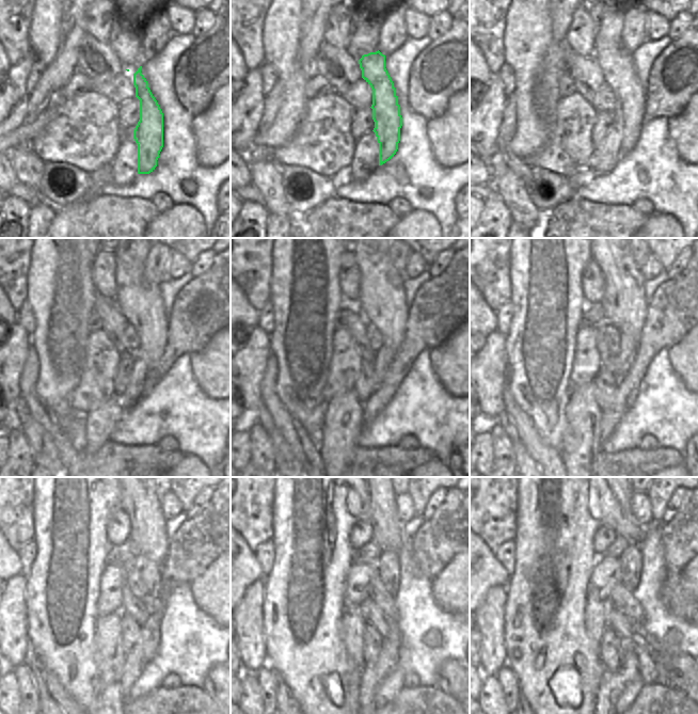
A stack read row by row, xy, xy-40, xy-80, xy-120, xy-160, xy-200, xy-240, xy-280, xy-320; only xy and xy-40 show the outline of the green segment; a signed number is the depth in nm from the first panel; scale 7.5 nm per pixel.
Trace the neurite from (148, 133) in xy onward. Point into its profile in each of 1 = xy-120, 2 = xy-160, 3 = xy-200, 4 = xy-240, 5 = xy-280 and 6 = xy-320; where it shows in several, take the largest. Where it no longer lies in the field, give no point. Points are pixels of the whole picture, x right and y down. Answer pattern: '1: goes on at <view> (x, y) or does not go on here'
1: goes on at xy-120 (140, 300)
2: goes on at xy-160 (382, 302)
3: goes on at xy-200 (624, 303)
4: goes on at xy-240 (139, 501)
5: goes on at xy-280 (386, 526)
6: goes on at xy-320 (623, 498)

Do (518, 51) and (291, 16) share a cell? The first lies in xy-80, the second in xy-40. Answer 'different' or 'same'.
same

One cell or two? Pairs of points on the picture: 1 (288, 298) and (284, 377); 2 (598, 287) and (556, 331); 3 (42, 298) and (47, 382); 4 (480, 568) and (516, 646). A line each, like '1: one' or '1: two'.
1: one
2: two
3: one
4: two

